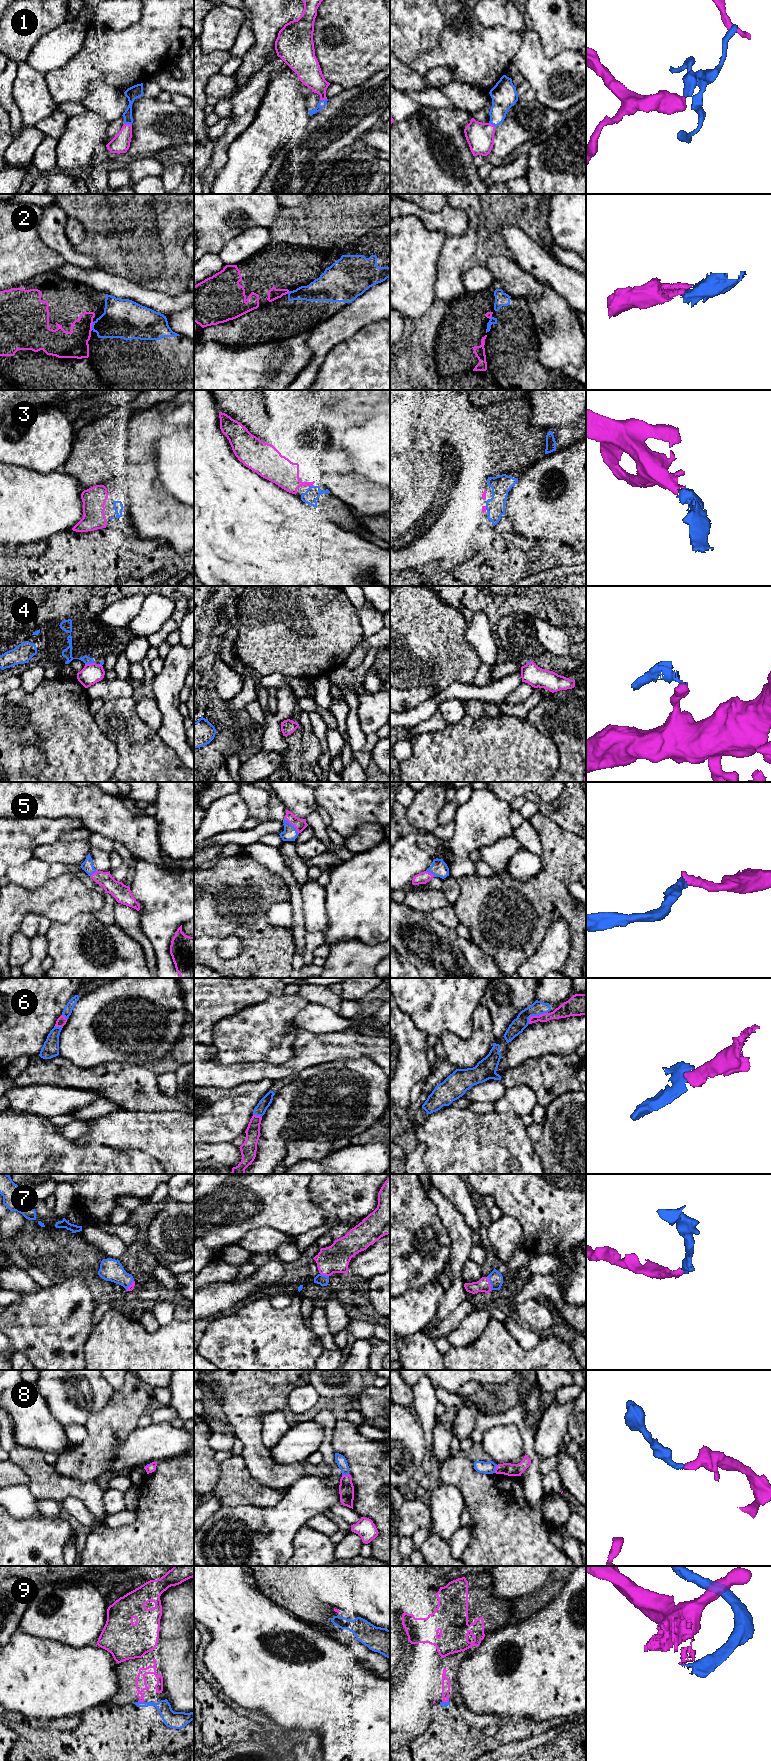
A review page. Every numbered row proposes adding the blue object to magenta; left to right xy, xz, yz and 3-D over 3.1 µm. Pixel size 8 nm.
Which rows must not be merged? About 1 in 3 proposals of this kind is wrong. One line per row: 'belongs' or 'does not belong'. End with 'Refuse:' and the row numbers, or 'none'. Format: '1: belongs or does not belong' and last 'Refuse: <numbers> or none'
1: belongs
2: does not belong
3: belongs
4: does not belong
5: belongs
6: belongs
7: belongs
8: belongs
9: does not belong
Refuse: 2, 4, 9

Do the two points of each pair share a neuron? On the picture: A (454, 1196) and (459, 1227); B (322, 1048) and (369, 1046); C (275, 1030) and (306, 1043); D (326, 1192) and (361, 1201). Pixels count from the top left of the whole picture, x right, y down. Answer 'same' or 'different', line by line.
A: different
B: same
C: different
D: same

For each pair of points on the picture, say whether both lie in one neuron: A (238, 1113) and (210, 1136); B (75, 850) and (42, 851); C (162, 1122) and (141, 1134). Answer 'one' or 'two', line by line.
A: one
B: one
C: one

